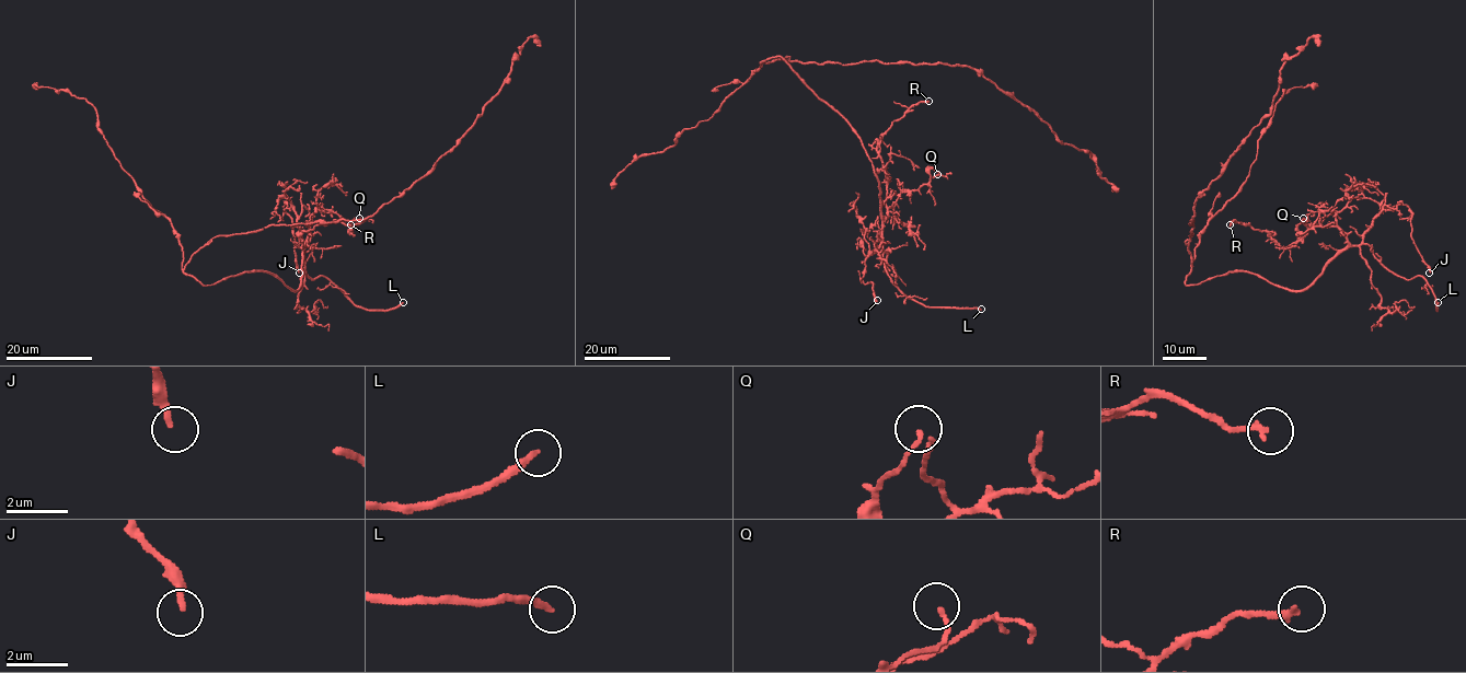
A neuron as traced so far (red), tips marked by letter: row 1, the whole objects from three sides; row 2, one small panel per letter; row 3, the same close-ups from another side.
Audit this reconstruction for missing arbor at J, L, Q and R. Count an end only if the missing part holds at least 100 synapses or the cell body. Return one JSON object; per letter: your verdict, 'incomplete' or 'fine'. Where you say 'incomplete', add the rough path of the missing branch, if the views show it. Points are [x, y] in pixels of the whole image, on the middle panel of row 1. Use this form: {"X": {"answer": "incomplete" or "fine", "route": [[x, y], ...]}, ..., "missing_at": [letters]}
{"J": {"answer": "fine"}, "L": {"answer": "incomplete"}, "Q": {"answer": "fine"}, "R": {"answer": "fine"}, "missing_at": ["L"]}

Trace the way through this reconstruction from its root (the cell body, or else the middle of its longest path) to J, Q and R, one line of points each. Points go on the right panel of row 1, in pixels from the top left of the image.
J: (1189, 244), (1187, 286), (1247, 271), (1303, 291), (1361, 242), (1384, 208), (1406, 205), (1429, 273)
Q: (1189, 244), (1187, 286), (1247, 271), (1303, 291), (1348, 245), (1335, 210), (1322, 207), (1301, 232), (1303, 218)
R: (1189, 244), (1187, 286), (1247, 271), (1289, 291), (1348, 245), (1336, 225), (1281, 247), (1230, 224)

